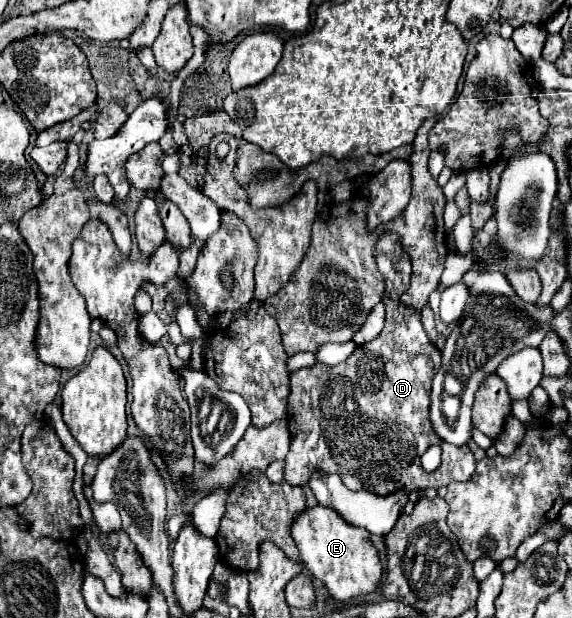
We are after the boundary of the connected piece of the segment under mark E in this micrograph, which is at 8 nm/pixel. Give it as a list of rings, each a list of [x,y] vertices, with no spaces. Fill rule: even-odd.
[[[320,504],[312,508],[306,506],[292,520],[292,538],[310,574],[322,580],[336,600],[348,602],[354,596],[366,596],[378,588],[384,568],[376,548],[372,546],[370,532],[348,524],[334,510]]]

